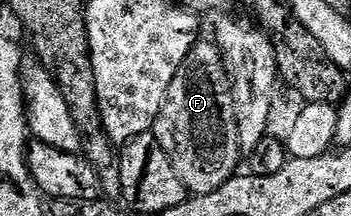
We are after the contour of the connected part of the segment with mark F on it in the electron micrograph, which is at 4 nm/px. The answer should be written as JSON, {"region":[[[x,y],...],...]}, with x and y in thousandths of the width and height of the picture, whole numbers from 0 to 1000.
{"region":[[[593,185],[561,190],[558,213],[536,255],[530,278],[519,278],[519,315],[507,315],[507,333],[496,352],[496,370],[484,389],[479,412],[479,440],[467,468],[467,491],[456,509],[453,537],[444,546],[444,579],[439,588],[439,616],[444,644],[462,667],[462,685],[479,708],[479,736],[490,745],[490,773],[496,796],[519,833],[519,852],[536,880],[538,903],[556,907],[564,898],[595,898],[610,889],[621,870],[632,870],[632,852],[644,852],[675,801],[672,764],[687,764],[689,718],[684,704],[684,671],[678,667],[678,574],[672,569],[672,542],[667,537],[667,500],[661,495],[661,384],[650,352],[650,329],[627,255],[627,227],[618,222],[613,190]]]}

